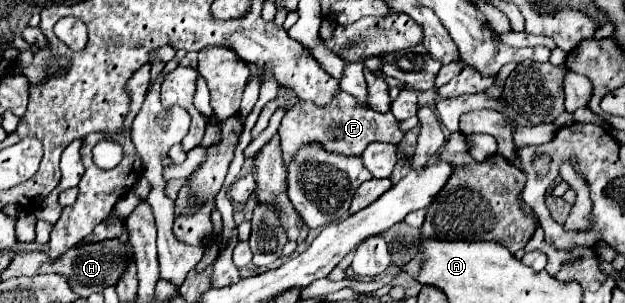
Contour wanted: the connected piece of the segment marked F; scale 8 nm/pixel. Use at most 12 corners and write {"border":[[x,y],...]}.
{"border":[[336,92],[296,102],[282,118],[284,166],[304,144],[362,156],[404,136],[392,112]]}

